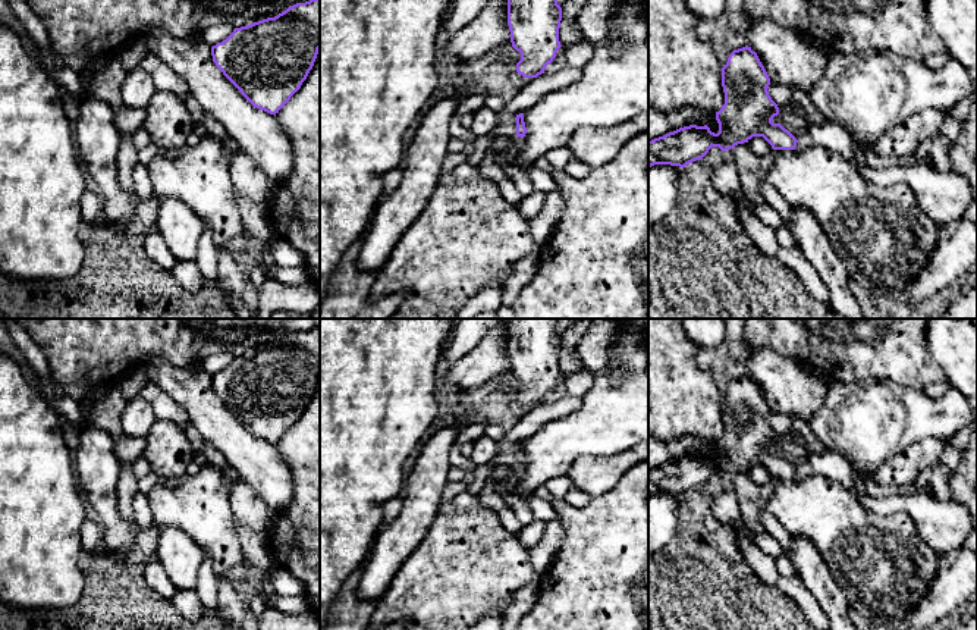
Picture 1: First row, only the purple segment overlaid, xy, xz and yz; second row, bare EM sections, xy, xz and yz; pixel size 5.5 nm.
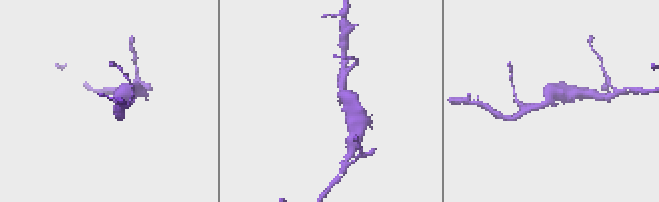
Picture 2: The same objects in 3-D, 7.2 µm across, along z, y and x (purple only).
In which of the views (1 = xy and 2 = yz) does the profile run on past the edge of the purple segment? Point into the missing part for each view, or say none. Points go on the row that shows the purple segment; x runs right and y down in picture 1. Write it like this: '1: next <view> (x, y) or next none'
1: next none
2: next none

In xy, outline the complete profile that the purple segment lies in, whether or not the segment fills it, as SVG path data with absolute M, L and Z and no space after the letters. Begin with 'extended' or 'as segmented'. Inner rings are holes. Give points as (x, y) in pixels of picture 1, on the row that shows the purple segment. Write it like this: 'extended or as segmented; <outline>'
as segmented; M320 0L296 3L274 18L267 18L233 32L211 47L211 56L223 75L257 109L270 115L301 88L320 50Z

